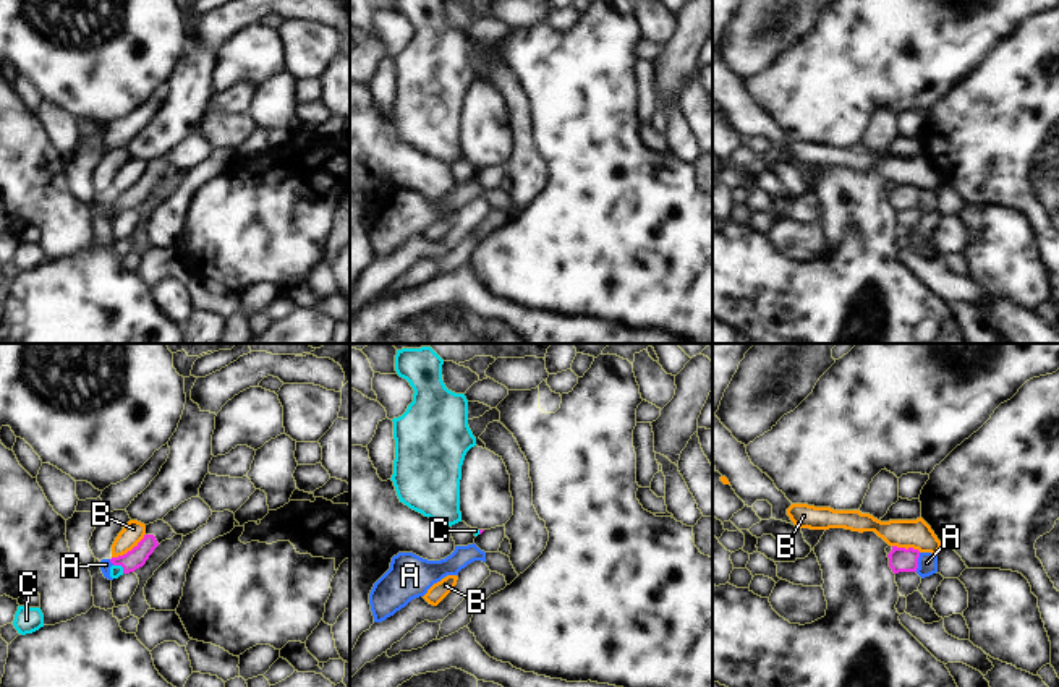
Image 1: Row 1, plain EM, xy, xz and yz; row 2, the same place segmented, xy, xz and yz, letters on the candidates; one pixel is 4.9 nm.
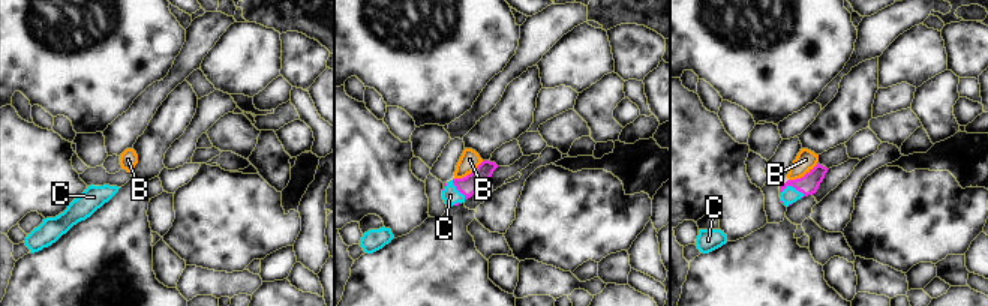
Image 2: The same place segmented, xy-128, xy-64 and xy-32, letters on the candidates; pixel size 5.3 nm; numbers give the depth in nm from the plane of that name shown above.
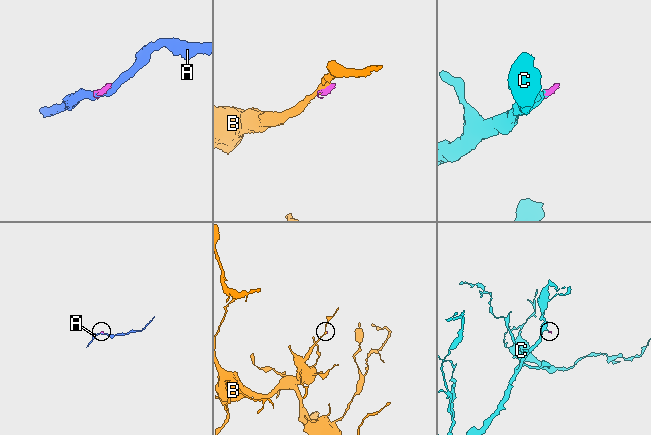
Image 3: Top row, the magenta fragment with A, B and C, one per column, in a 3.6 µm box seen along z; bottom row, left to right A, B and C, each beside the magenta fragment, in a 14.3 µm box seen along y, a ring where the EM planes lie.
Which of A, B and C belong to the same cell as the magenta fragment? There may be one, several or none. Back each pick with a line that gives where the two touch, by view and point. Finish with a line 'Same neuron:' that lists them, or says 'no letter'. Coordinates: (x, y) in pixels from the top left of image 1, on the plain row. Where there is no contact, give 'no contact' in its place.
C: xy (120, 201)
Same neuron: C

